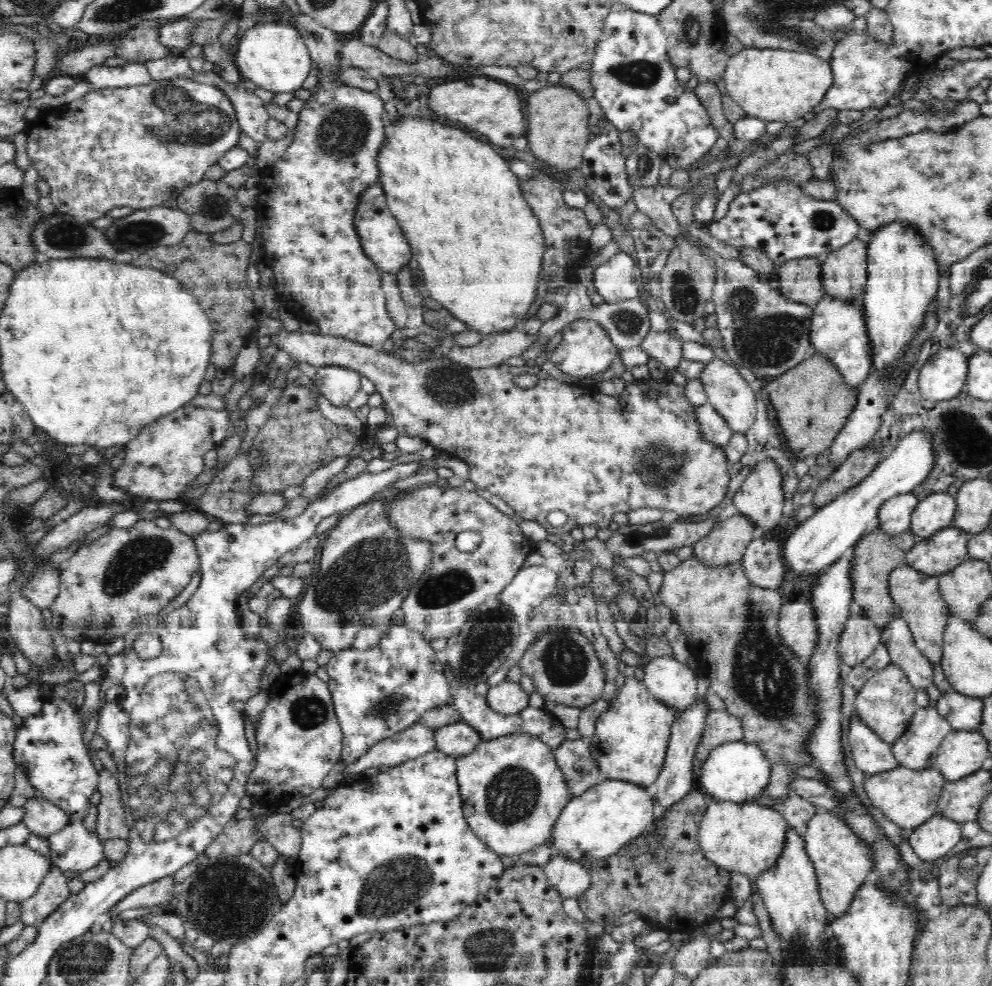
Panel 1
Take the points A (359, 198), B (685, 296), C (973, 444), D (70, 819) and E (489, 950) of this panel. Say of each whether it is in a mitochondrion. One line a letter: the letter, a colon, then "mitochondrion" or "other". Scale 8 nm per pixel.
A: other
B: mitochondrion
C: mitochondrion
D: other
E: mitochondrion

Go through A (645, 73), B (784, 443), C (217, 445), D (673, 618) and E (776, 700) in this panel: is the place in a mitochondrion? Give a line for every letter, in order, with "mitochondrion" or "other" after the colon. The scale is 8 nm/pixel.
A: mitochondrion
B: other
C: other
D: other
E: mitochondrion

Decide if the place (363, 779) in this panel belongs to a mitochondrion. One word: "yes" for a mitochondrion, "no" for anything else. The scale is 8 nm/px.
no

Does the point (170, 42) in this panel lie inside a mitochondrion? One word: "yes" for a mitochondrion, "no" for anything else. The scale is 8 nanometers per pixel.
no

